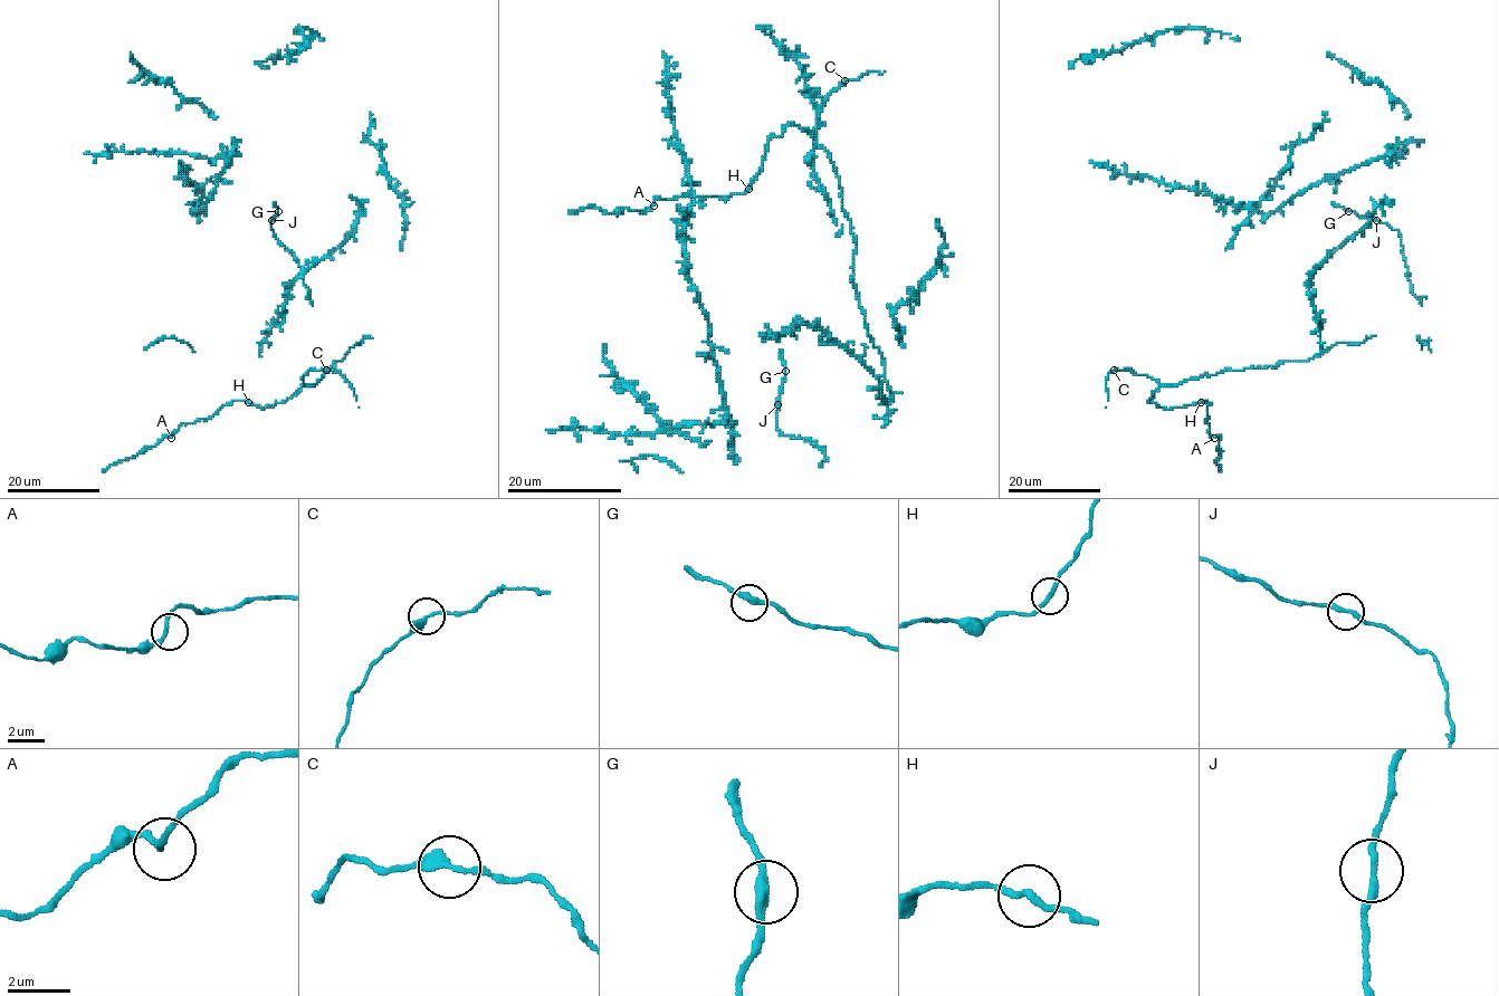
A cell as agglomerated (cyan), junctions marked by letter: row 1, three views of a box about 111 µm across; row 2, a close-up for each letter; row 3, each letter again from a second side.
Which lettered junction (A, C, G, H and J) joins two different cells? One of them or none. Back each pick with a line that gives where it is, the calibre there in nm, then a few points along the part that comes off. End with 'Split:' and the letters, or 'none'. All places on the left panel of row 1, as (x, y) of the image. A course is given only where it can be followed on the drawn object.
Split: none

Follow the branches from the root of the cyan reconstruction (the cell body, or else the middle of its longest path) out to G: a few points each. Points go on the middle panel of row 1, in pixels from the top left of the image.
G: (775, 414), (785, 371)

